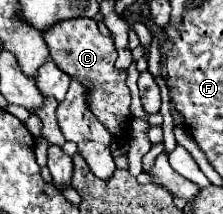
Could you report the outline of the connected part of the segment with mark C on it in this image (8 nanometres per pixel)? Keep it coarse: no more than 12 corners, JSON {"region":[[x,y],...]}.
{"region":[[91,18],[53,24],[51,60],[89,88],[113,136],[129,130],[127,72]]}

